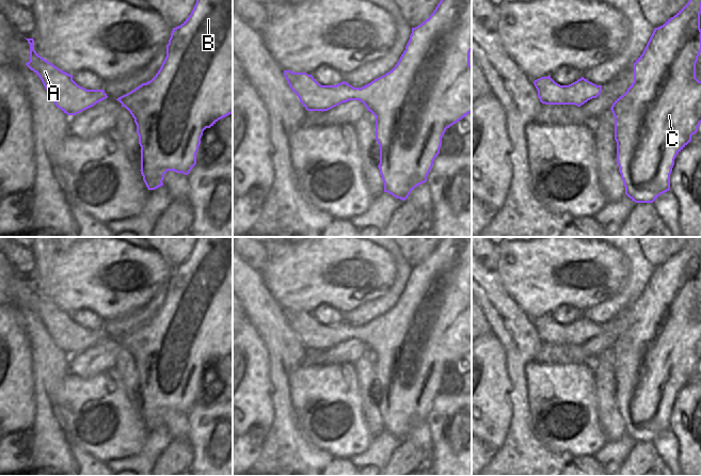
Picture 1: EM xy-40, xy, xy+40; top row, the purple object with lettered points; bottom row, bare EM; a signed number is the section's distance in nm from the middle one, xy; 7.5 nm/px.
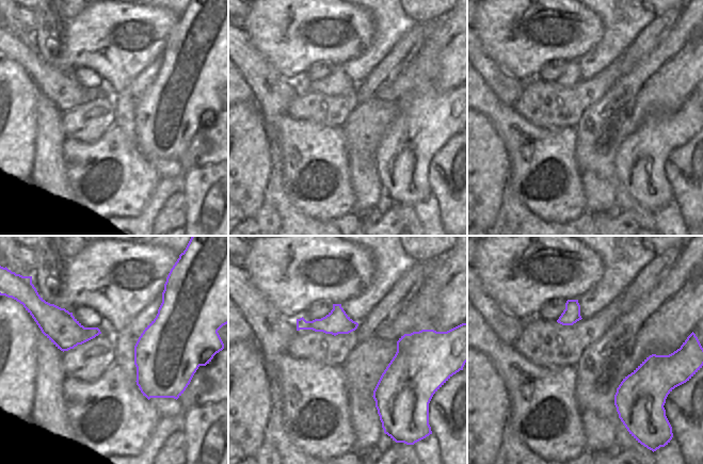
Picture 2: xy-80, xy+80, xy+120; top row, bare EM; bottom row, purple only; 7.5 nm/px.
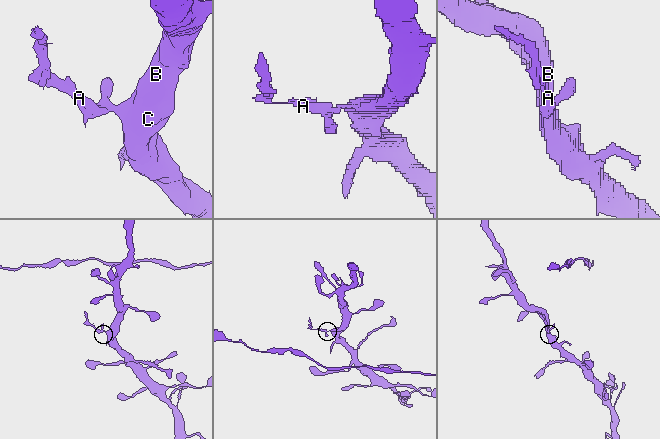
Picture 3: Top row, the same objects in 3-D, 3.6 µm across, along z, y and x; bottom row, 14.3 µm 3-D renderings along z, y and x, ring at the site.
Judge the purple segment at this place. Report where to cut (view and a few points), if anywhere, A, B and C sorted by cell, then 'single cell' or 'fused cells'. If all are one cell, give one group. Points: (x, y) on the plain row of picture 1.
xy (359, 327), (353, 333), (353, 338) | A / B C | fused cells

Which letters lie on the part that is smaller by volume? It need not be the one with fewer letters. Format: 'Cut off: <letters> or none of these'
Cut off: A

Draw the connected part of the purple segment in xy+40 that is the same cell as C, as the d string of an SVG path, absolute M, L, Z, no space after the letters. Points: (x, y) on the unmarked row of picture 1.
M690 237L673 256L654 268L642 293L633 303L634 321L610 347L615 355L619 411L625 433L635 442L653 442L670 429L674 398L691 380L701 362L701 320L696 317L696 302L701 291L700 253L701 237Z

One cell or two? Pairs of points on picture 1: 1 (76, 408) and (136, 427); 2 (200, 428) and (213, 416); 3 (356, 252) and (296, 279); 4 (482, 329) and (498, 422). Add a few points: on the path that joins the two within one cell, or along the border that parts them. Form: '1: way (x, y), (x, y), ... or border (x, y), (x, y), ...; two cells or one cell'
1: way (91, 406), (99, 399), (111, 401), (121, 412); one cell
2: way (203, 427), (210, 419); one cell
3: way (341, 263), (311, 272); one cell
4: border (490, 332), (482, 335); two cells

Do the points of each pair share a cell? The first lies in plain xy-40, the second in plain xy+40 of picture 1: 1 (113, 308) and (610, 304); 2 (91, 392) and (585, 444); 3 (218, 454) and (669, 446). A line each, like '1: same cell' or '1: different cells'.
1: different cells
2: same cell
3: different cells

